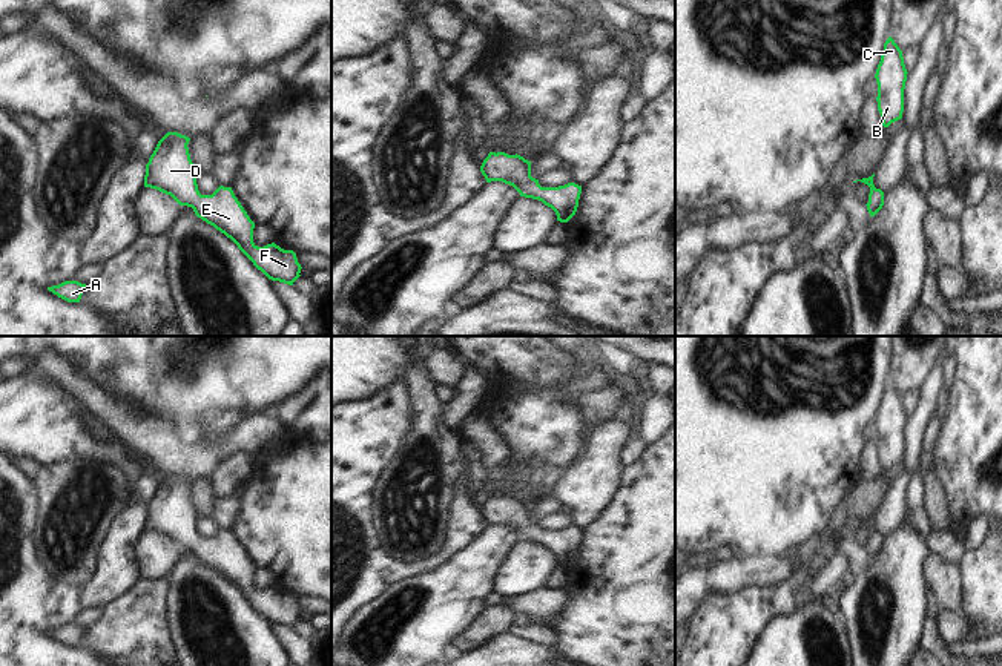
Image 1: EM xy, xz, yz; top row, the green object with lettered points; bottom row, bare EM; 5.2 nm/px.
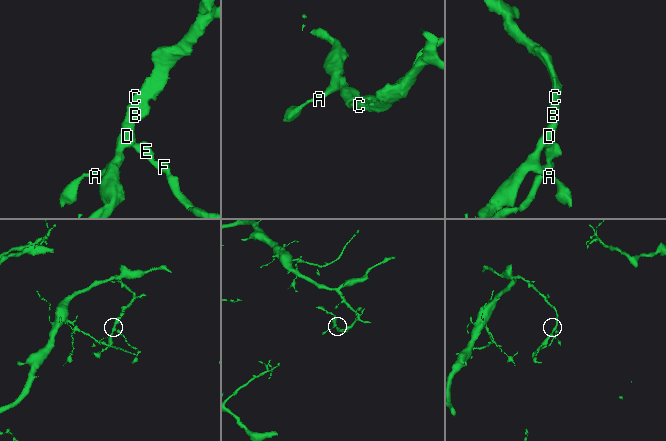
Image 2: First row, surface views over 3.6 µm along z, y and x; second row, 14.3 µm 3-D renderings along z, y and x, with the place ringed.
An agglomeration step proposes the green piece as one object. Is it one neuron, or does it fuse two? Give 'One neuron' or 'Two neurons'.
One neuron

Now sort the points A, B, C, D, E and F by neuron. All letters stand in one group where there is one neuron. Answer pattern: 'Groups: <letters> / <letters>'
Groups: A B C D E F

